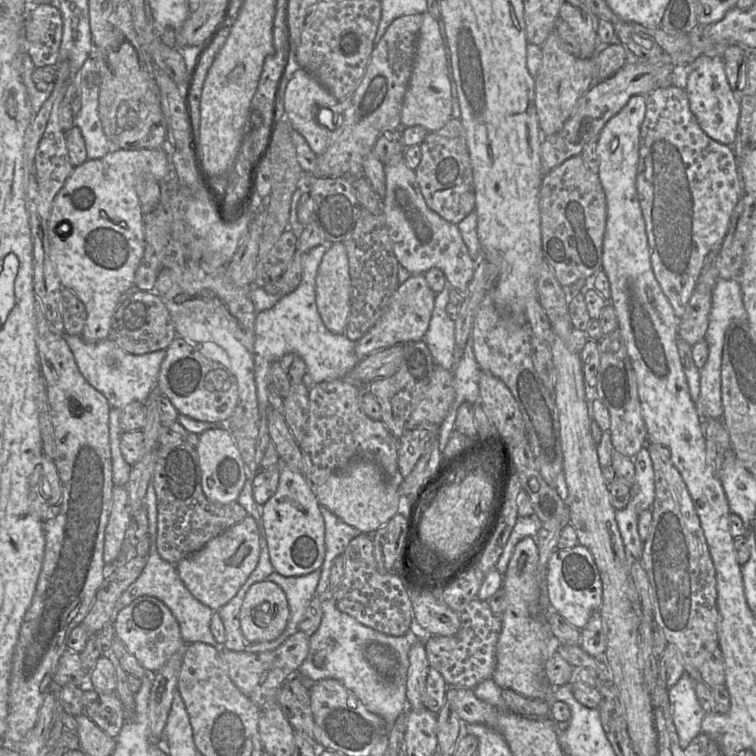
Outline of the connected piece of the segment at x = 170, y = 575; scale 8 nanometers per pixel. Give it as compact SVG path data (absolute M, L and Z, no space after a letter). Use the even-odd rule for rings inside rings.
M153 476L147 488L145 507L147 509L148 536L150 538L147 563L140 576L122 593L121 597L116 602L115 608L113 609L113 617L115 617L121 609L131 604L135 599L141 596L153 596L170 609L179 624L181 637L186 644L202 642L215 647L223 646L216 642L210 630L210 620L214 611L198 601L189 592L180 579L176 566L163 560L158 553L156 546L158 512Z

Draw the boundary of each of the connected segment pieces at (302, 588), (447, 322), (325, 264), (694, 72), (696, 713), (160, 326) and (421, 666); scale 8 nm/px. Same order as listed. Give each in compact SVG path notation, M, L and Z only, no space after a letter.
M321 568L301 576L282 576L273 571L265 580L282 588L289 606L289 618L283 633L275 640L259 643L246 642L245 651L260 653L278 648L285 640L298 631L298 625L311 599L315 596L321 575Z
M447 283L442 291L435 294L434 307L423 340L431 353L434 363L446 370L453 371L455 367L453 357L455 321L450 319L446 312L446 306L450 301L450 288L453 287Z
M342 242L333 243L323 255L316 275L316 306L325 327L333 334L344 334L351 305L351 279L346 248Z
M699 57L689 66L685 91L690 110L704 133L721 144L733 146L737 136L740 102L734 96L728 83L723 58Z
M686 672L668 689L673 722L679 745L685 749L701 733L701 723L706 714L694 689L695 681Z
M137 291L122 299L114 313L109 331L110 338L122 350L141 355L157 350L166 350L177 336L168 309L154 291Z
M423 641L416 642L408 653L409 668L407 673L406 698L408 708L426 709L423 704L423 695L426 679L430 668Z

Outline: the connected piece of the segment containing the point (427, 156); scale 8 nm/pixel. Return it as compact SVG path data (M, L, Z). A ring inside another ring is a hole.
M452 117L441 129L429 132L420 148L421 160L415 174L422 196L432 211L457 225L475 209L473 170L461 120Z

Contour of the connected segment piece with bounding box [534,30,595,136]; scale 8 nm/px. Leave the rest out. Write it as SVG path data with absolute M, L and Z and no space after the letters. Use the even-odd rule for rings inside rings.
M553 30L541 46L542 63L534 77L535 105L543 136L559 132L572 114L580 97L595 83L594 57L582 59L565 51Z

